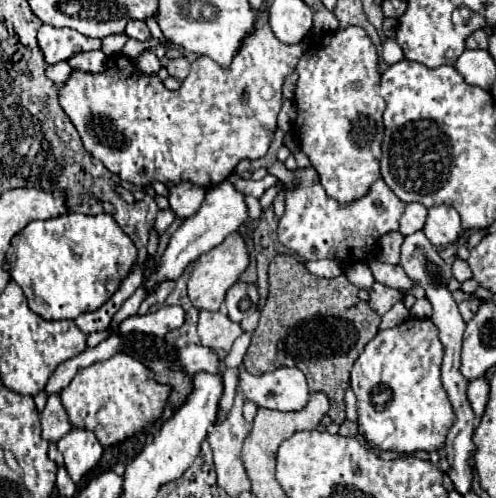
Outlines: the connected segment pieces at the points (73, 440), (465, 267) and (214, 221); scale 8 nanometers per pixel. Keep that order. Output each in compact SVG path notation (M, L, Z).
M73 428L69 434L65 434L57 442L57 448L65 458L65 468L73 482L79 482L101 460L103 454L97 436L79 428Z
M455 260L453 262L453 276L459 280L459 282L465 282L471 278L471 270L469 270L469 264L463 262L463 260Z
M229 180L213 186L207 190L207 196L199 208L199 212L191 218L187 218L179 230L173 234L173 238L169 240L169 246L161 258L161 266L151 274L151 278L145 282L147 290L153 292L153 288L157 284L161 284L163 280L177 280L185 266L193 260L197 260L201 254L209 252L211 248L219 246L231 232L235 232L245 220L247 220L247 204L245 204L245 194L241 194Z

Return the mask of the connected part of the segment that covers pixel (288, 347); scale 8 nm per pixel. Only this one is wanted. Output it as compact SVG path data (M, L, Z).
M277 254L273 258L273 262L269 264L269 294L267 294L267 302L261 310L261 318L259 318L259 326L251 338L251 346L249 352L243 358L243 366L249 374L261 376L265 372L273 372L275 368L281 366L297 366L309 382L309 390L311 392L325 392L331 408L329 408L329 416L335 424L343 424L345 420L345 388L349 382L349 372L355 364L355 360L359 358L359 354L363 352L365 344L369 340L375 338L381 316L377 316L373 310L367 308L365 302L361 302L357 298L357 286L353 286L345 274L337 276L337 278L319 278L315 274L311 274L303 262L299 262L293 256L287 254Z

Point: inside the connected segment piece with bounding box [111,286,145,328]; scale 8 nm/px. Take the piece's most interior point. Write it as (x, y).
(130, 306)

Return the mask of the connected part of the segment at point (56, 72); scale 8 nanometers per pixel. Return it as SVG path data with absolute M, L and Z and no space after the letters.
M57 62L57 64L51 64L47 70L45 70L45 76L55 82L55 84L63 84L71 74L71 66L67 62Z

